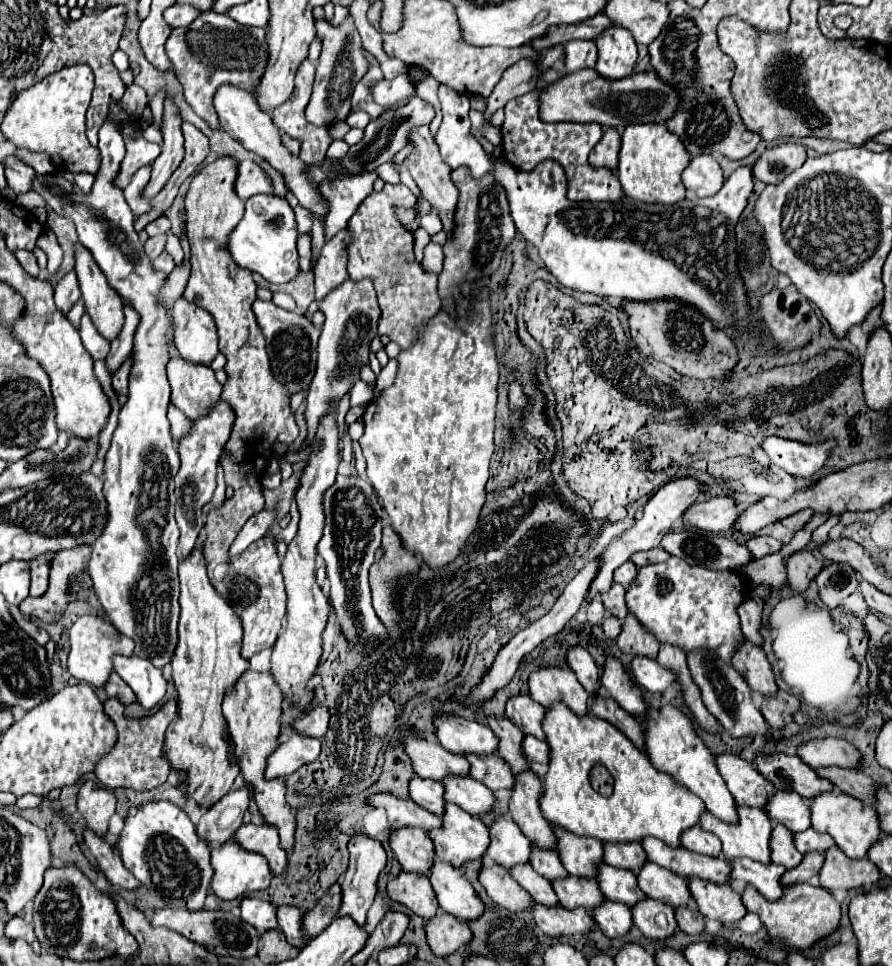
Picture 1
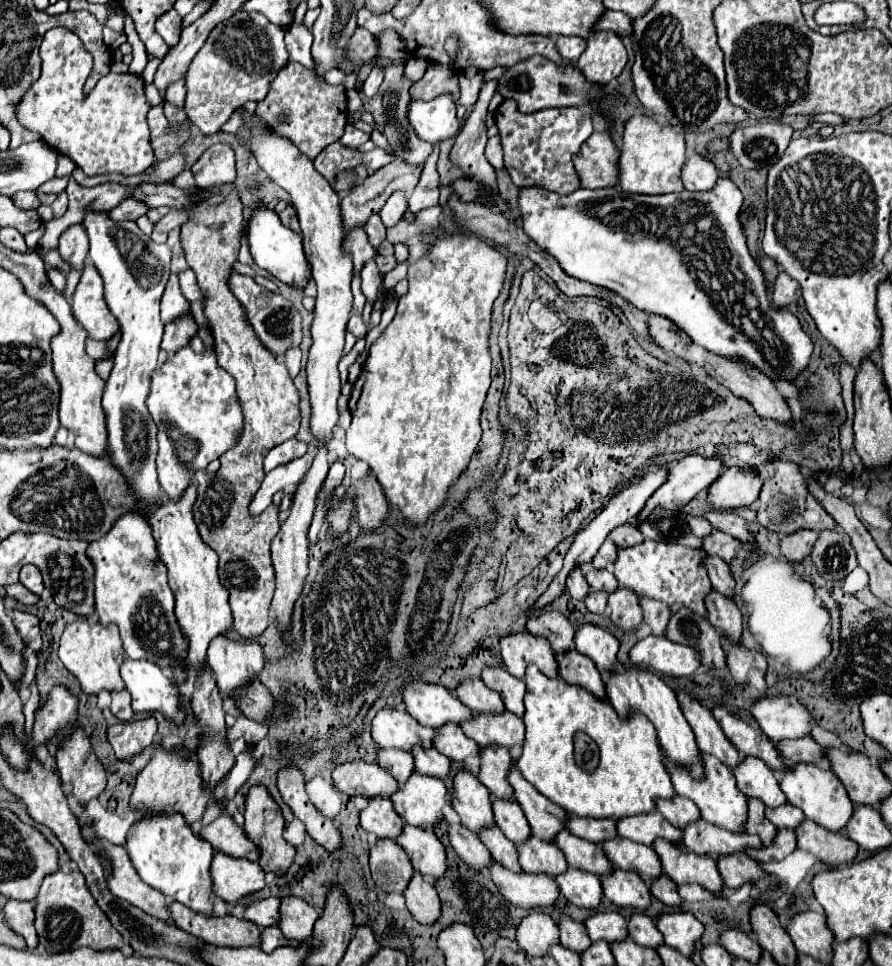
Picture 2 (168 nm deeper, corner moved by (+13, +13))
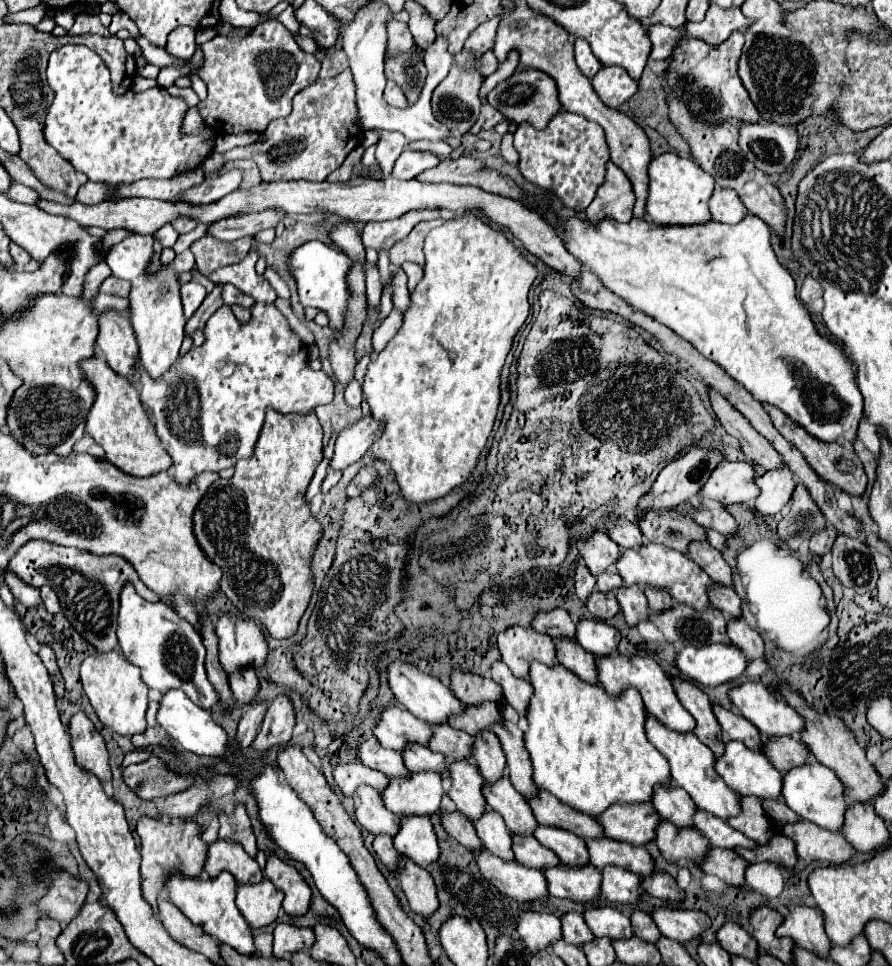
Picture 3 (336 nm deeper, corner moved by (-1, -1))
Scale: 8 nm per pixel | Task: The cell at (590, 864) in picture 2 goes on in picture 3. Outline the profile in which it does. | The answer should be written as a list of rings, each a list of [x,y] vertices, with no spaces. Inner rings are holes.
[[[537,826],[533,836],[549,850],[553,850],[561,862],[565,864],[587,864],[589,862],[589,854],[587,854],[587,846],[583,840],[579,840],[579,836],[575,836],[569,830],[563,828],[555,828],[555,826]]]

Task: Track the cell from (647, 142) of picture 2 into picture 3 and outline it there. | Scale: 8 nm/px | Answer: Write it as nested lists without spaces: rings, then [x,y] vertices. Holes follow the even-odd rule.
[[[663,154],[663,156],[653,158],[653,162],[649,166],[649,180],[651,182],[649,182],[647,216],[657,226],[695,226],[695,224],[705,224],[711,220],[711,212],[709,212],[707,202],[713,194],[715,180],[711,176],[707,176],[707,172],[695,168],[695,164],[691,164],[691,158],[681,158],[677,154]]]

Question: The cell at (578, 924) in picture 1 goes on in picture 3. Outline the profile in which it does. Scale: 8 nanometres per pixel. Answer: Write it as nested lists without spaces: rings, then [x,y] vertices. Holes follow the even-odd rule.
[[[485,848],[475,854],[475,860],[481,874],[517,902],[531,902],[549,894],[547,880],[543,880],[543,872],[537,868],[527,868],[515,860],[501,860]]]

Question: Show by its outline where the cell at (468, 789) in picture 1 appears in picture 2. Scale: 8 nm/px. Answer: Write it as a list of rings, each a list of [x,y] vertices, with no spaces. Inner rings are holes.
[[[417,746],[417,750],[413,750],[413,758],[415,758],[415,768],[419,774],[425,774],[437,780],[445,780],[451,774],[451,760],[445,754],[437,752],[435,748],[421,750]]]

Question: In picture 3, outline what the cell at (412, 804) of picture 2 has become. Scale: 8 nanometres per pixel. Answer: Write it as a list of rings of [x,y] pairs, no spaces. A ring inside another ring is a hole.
[[[413,772],[407,778],[389,778],[387,788],[381,792],[385,806],[397,816],[401,816],[403,812],[413,812],[417,816],[431,816],[441,808],[441,796],[443,788],[441,788],[441,776],[437,772]]]

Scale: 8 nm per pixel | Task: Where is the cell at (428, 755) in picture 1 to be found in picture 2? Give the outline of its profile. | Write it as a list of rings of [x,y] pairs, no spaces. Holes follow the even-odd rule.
[[[385,708],[373,718],[371,734],[381,748],[411,752],[415,746],[423,746],[427,750],[433,748],[433,738],[437,736],[437,730],[421,726],[407,712]]]

